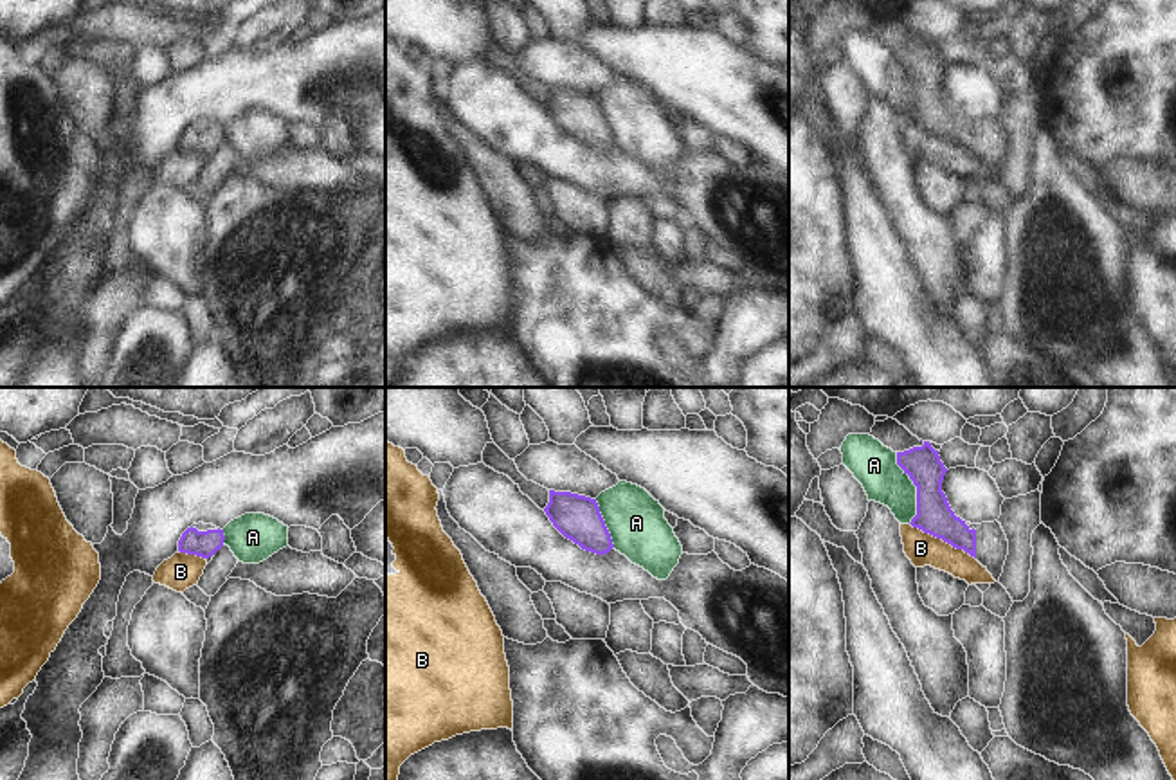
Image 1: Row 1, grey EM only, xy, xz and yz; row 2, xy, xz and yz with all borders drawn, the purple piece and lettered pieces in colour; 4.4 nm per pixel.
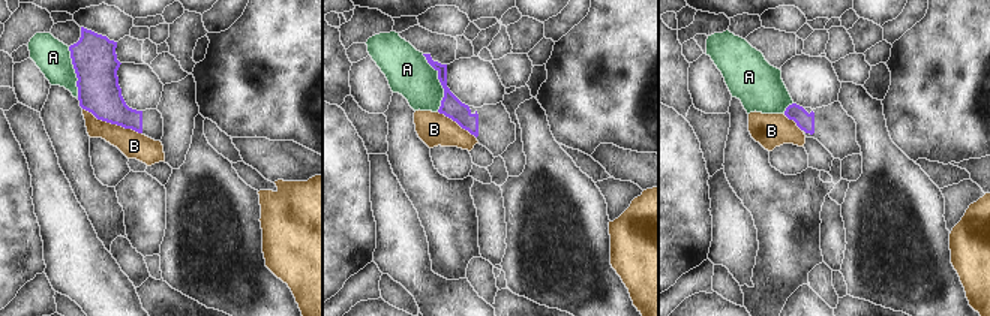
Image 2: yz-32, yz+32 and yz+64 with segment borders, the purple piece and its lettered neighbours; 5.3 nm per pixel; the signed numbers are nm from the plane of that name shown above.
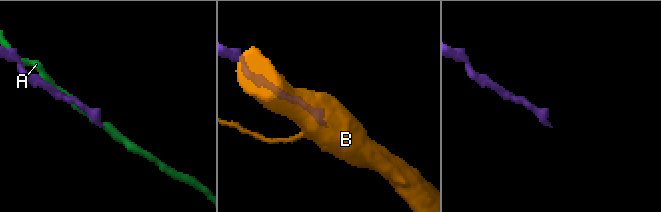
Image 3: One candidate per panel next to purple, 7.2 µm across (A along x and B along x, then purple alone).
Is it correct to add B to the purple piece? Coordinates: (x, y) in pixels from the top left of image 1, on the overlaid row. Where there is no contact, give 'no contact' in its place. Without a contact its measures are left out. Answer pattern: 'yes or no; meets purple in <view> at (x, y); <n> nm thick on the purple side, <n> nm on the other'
no; meets purple in yz at (942, 539); 160 nm thick on the purple side, 150 nm on the other

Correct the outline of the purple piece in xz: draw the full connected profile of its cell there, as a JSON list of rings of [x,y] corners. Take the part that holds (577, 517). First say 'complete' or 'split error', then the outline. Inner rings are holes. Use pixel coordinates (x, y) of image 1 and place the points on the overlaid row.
complete; [[[549,490],[544,512],[562,535],[582,549],[605,555],[614,548],[596,499]]]

